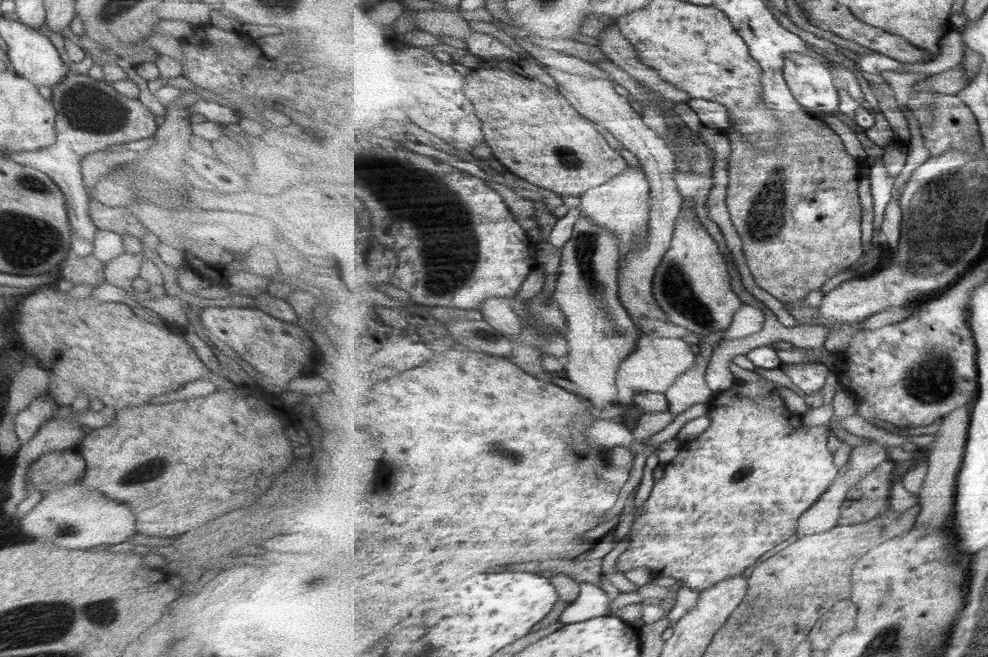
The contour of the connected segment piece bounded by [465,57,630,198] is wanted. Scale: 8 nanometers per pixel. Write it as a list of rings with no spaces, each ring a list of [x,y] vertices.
[[[492,57],[483,61],[473,74],[466,76],[466,97],[476,105],[478,116],[484,123],[487,144],[493,149],[494,156],[516,176],[553,192],[582,198],[586,191],[602,186],[629,169],[626,158],[608,144],[594,121],[585,117],[558,89],[531,77],[523,66],[510,60]]]

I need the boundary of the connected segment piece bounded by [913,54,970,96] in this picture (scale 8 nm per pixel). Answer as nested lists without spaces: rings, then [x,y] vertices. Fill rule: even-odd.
[[[965,54],[961,63],[958,63],[955,68],[930,76],[923,82],[915,84],[913,86],[915,93],[928,90],[936,94],[948,94],[948,96],[958,95],[970,83],[963,64],[964,58]]]

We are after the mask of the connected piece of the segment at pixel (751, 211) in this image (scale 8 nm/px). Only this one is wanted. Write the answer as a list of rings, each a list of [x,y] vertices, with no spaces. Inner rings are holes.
[[[777,111],[780,114],[781,123],[784,130],[784,150],[780,154],[770,154],[770,156],[760,156],[766,152],[759,152],[759,148],[750,143],[750,139],[746,135],[742,135],[737,128],[730,128],[727,135],[730,137],[733,146],[733,155],[731,158],[731,182],[729,185],[728,204],[732,213],[732,222],[740,231],[745,242],[745,253],[749,262],[750,271],[755,276],[757,283],[782,303],[790,303],[802,301],[811,292],[820,290],[830,278],[834,278],[836,274],[848,270],[852,264],[856,264],[862,256],[864,256],[864,208],[862,208],[862,200],[860,200],[860,178],[862,174],[862,161],[854,159],[852,154],[848,154],[844,140],[834,132],[825,121],[817,116],[812,116],[808,112],[786,112]]]

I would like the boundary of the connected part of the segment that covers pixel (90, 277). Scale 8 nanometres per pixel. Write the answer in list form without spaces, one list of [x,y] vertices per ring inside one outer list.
[[[71,251],[61,260],[59,267],[63,278],[71,280],[74,285],[89,284],[96,287],[105,281],[105,262],[92,255],[82,258]]]

